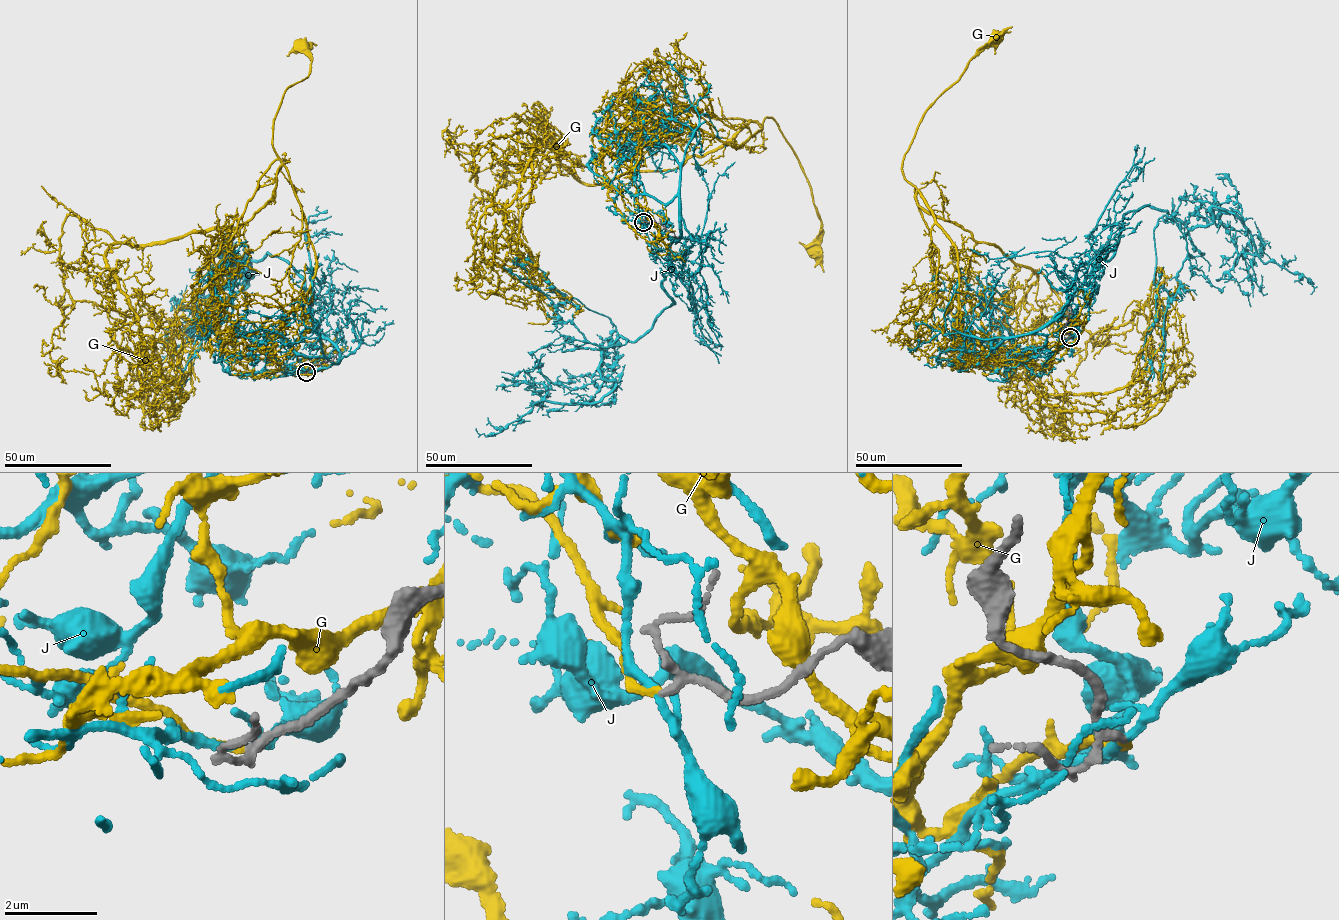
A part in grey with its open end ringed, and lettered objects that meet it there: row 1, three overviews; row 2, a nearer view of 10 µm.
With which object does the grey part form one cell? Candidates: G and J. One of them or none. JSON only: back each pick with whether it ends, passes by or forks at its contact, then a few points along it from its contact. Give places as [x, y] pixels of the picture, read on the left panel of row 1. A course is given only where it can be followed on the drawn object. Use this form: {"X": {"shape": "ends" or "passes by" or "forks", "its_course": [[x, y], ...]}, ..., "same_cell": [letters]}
{"G": {"shape": "ends", "its_course": [[306, 372], [254, 378], [204, 312], [225, 247], [271, 200], [281, 163], [273, 119], [311, 68], [301, 45]]}, "same_cell": ["G"]}

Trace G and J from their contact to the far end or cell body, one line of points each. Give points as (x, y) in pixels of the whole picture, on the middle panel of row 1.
G: (643, 222), (604, 182), (605, 137), (652, 126), (701, 156), (767, 117), (809, 186), (822, 222), (815, 250)
J: (643, 222), (635, 197), (678, 197), (675, 303), (603, 349), (615, 387), (549, 402), (537, 366), (501, 372)

